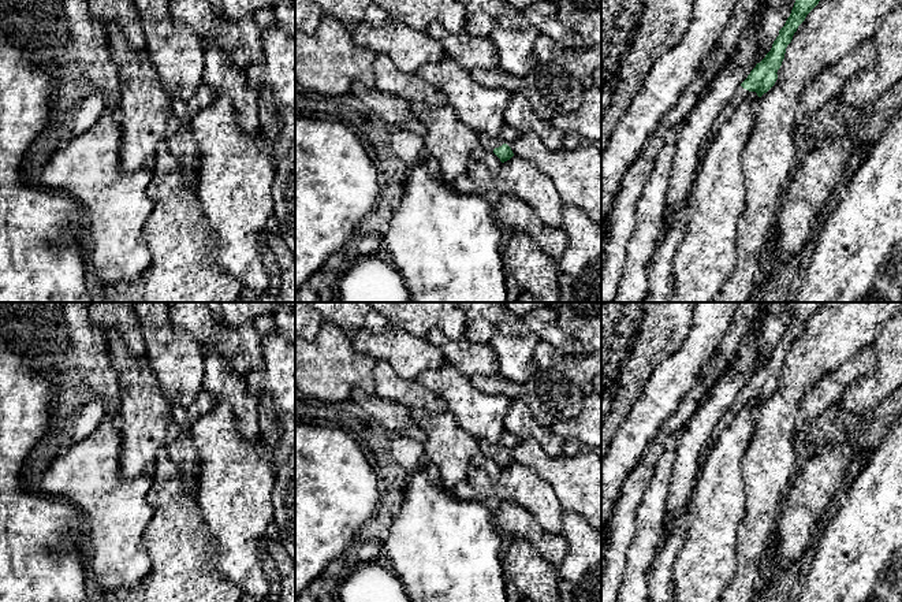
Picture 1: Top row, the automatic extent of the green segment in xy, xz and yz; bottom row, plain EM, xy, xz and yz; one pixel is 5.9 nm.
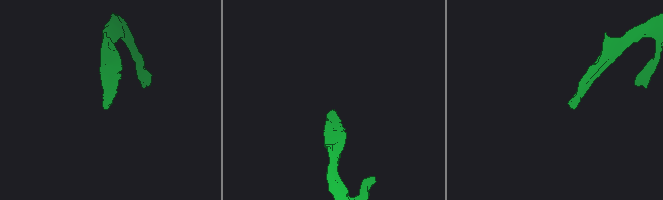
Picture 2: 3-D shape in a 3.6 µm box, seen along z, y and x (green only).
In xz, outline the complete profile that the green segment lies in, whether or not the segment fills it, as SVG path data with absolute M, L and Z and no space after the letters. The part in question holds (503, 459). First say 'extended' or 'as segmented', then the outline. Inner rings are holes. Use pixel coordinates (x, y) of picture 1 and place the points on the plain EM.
extended; M504 431L500 439L495 443L484 443L484 453L492 457L502 469L510 467L514 460L511 457L512 449L518 445L518 438L511 432Z

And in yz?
extended; M797 302L794 313L790 323L787 324L784 332L779 337L779 342L772 350L771 357L765 364L756 371L750 378L748 384L738 393L730 412L716 423L711 438L701 453L696 482L698 480L707 457L713 447L720 432L727 428L737 413L752 400L756 398L758 404L767 400L778 386L778 376L784 365L786 354L791 349L794 339L798 332L805 327L806 322L819 311L824 302Z

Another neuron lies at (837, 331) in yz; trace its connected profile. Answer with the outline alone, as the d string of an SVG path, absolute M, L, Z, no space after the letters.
M824 302L798 332L786 354L775 391L758 409L754 434L743 456L745 517L737 531L737 572L716 602L761 602L761 573L774 557L779 516L797 473L795 416L809 390L862 348L875 343L902 302Z

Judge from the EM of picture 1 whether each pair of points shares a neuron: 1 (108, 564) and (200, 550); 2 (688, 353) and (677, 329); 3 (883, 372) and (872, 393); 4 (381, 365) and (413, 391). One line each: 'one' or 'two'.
1: two
2: two
3: one
4: one

